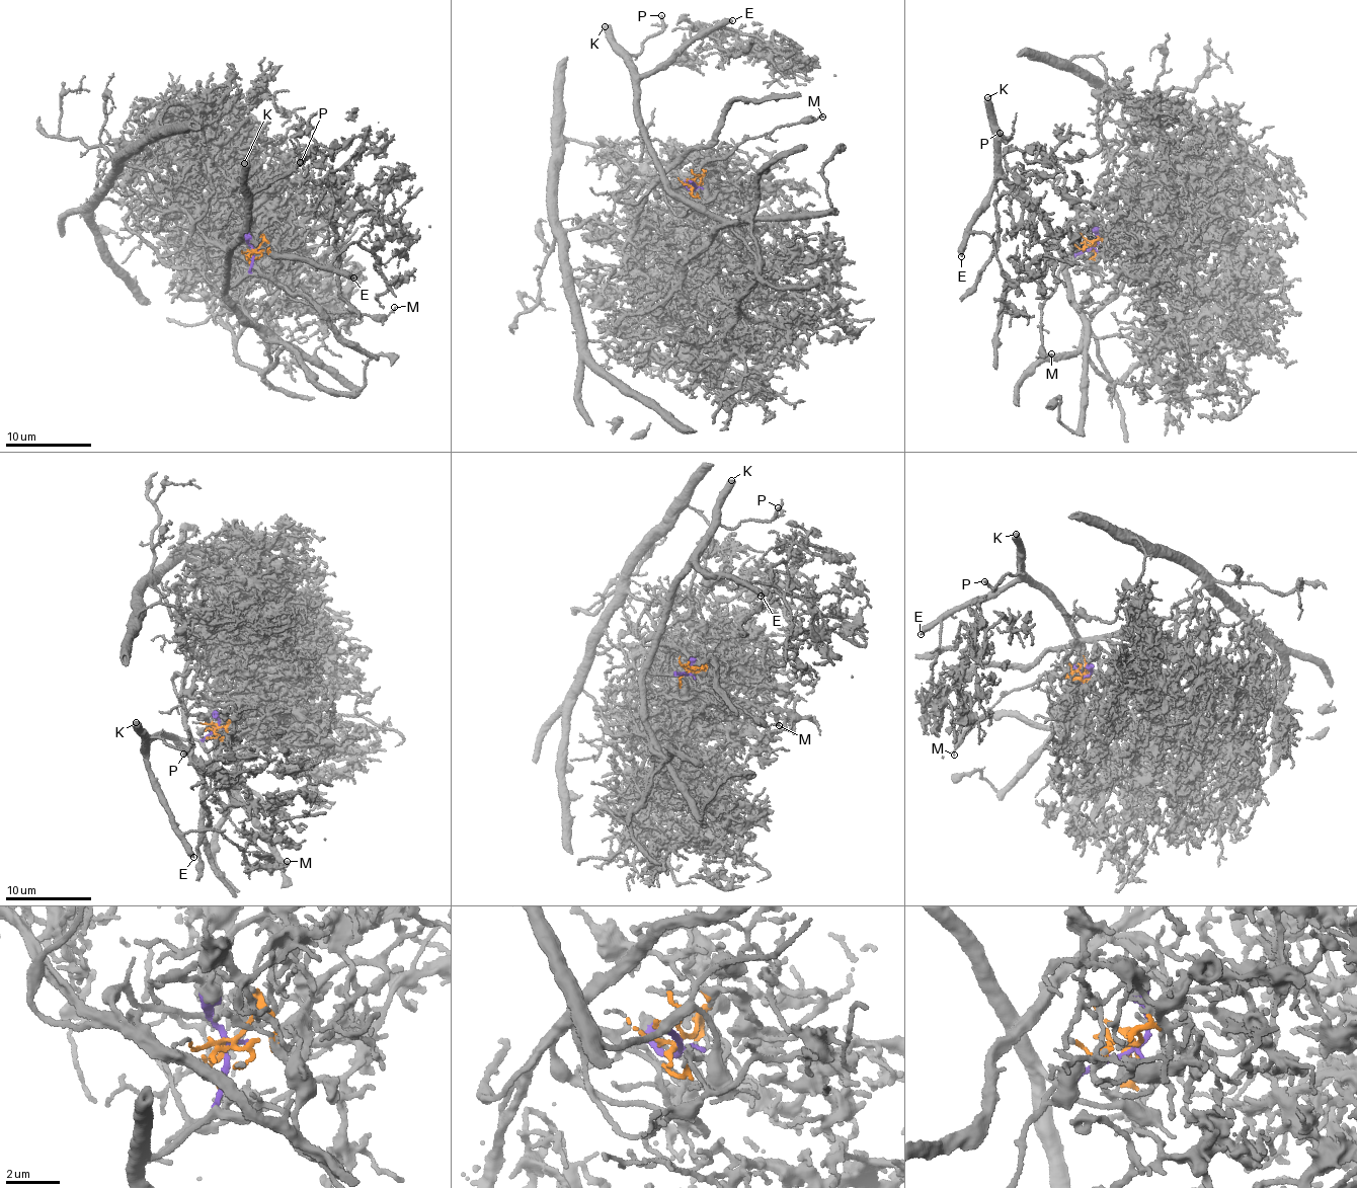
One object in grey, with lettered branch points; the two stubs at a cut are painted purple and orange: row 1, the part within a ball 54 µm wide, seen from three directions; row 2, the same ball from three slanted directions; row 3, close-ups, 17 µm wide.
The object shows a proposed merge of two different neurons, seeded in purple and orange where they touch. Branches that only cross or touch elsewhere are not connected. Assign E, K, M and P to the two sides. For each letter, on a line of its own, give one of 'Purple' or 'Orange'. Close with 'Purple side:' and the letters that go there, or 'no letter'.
E: Purple
K: Purple
M: Purple
P: Purple
Purple side: E, K, M, P

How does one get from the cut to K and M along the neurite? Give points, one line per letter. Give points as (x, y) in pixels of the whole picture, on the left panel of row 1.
K: (253, 252), (247, 272), (232, 287), (228, 284), (228, 255), (244, 224), (244, 162)
M: (253, 252), (251, 266), (255, 273), (268, 271), (293, 298), (319, 310), (382, 316), (390, 315), (395, 306)

